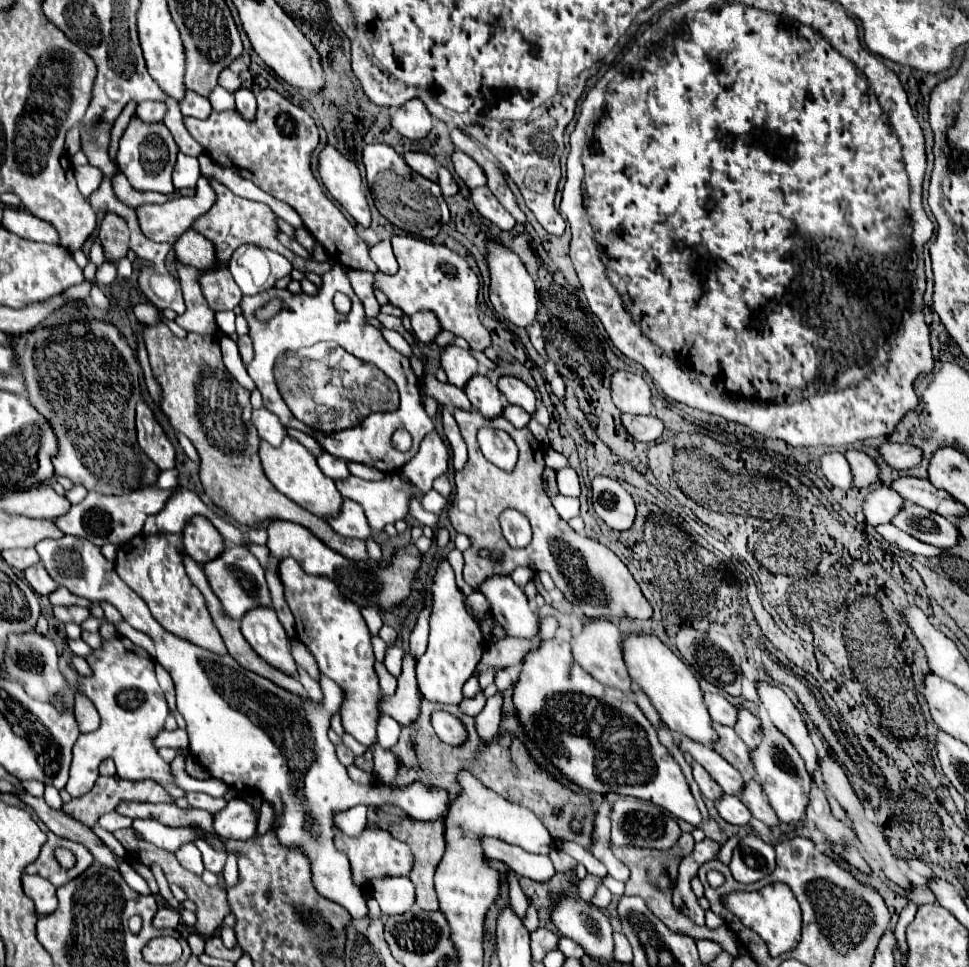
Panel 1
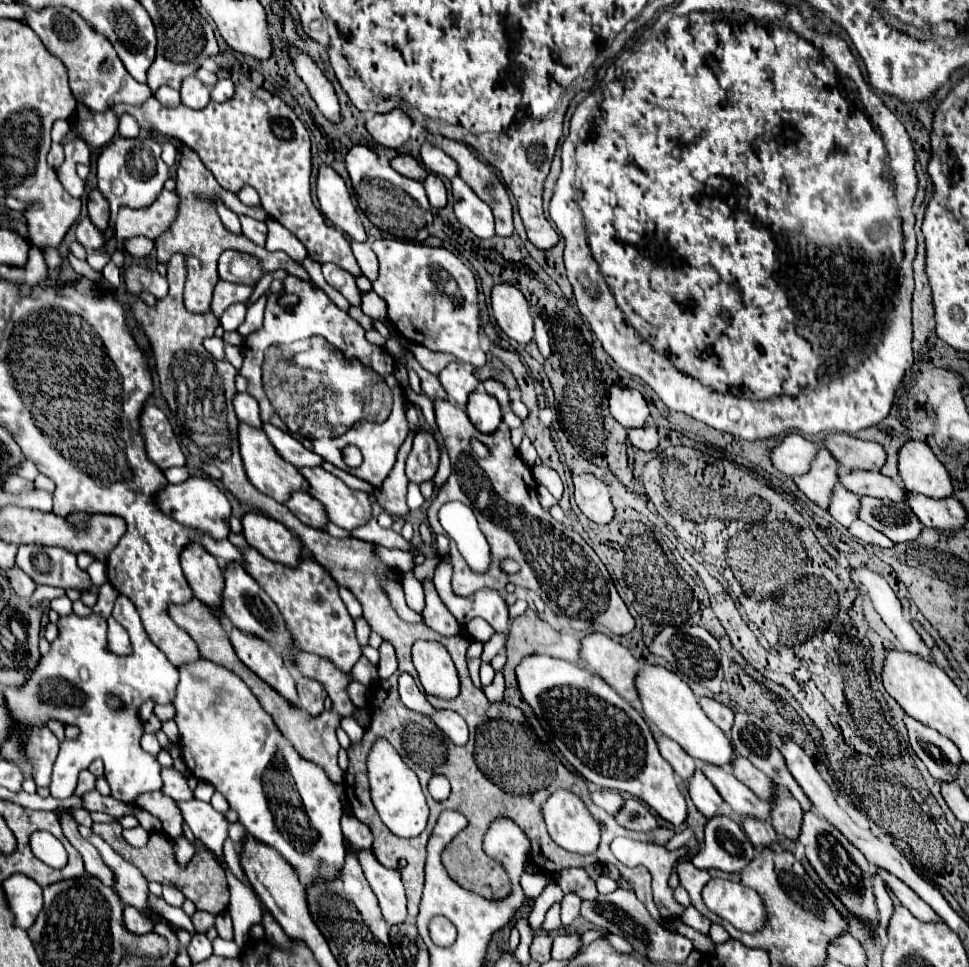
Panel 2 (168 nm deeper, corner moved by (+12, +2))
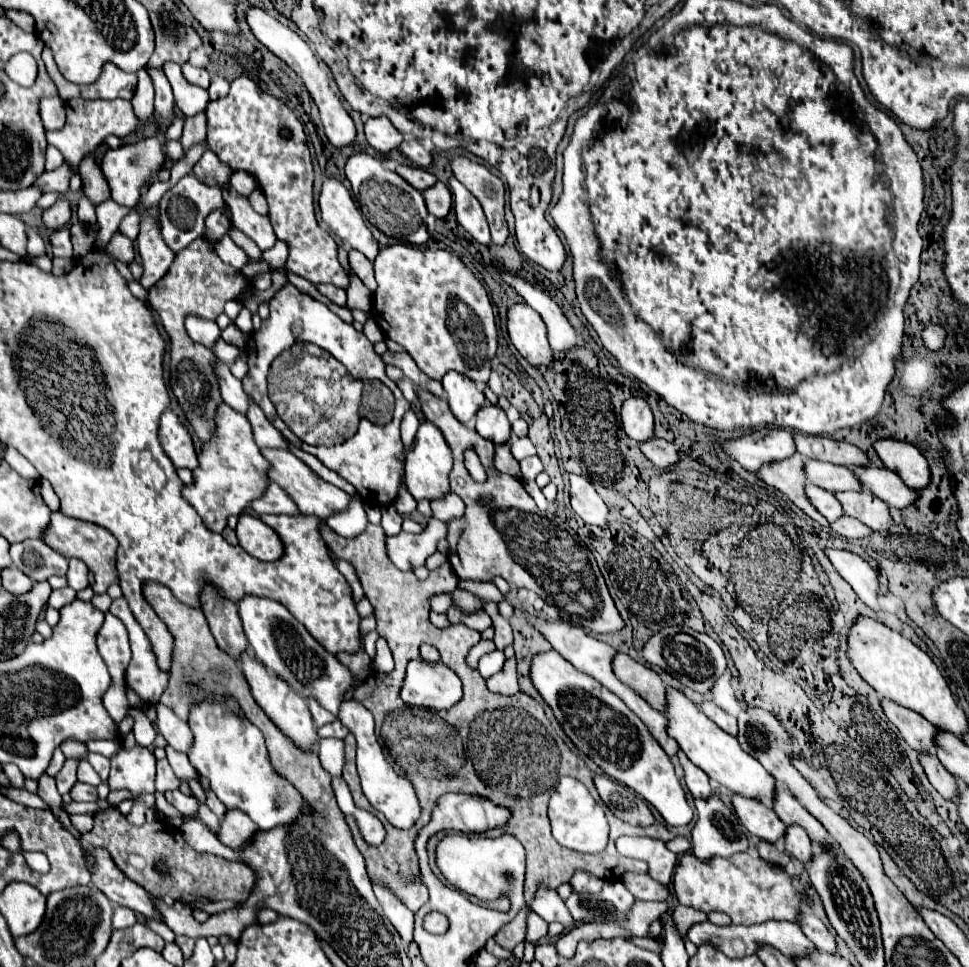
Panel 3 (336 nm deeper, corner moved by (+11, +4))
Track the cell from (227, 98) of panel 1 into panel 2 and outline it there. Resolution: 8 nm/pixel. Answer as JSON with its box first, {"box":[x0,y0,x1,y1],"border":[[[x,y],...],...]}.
{"box":[180,77,212,109],"border":[[[186,77],[184,79],[180,95],[182,95],[184,105],[192,107],[192,109],[202,109],[212,99],[210,97],[210,89],[200,79],[196,79],[196,77]]]}

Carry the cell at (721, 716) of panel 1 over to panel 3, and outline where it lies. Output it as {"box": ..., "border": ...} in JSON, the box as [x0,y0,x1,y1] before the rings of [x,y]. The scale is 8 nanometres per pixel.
{"box":[701,701,737,735],"border":[[[703,701],[701,703],[701,711],[713,721],[717,723],[725,733],[729,735],[737,735],[737,719],[725,711],[721,711],[717,705],[713,705],[711,701]]]}

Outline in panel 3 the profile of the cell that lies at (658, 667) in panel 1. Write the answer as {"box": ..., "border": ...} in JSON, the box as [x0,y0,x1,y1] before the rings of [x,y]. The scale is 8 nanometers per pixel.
{"box":[667,689,775,805],"border":[[[677,689],[667,691],[667,721],[669,721],[669,735],[679,743],[681,751],[697,765],[701,767],[711,779],[715,779],[719,785],[727,787],[735,795],[743,795],[749,799],[757,799],[765,805],[773,803],[775,797],[775,779],[771,773],[765,771],[765,767],[755,761],[755,757],[749,757],[739,745],[739,741],[719,729],[705,713],[701,713],[683,693]]]}

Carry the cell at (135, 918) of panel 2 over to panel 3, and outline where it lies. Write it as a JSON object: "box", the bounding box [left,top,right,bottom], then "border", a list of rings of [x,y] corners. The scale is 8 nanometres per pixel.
{"box":[113,907,137,929],"border":[[[115,907],[115,913],[113,913],[113,929],[125,929],[125,927],[131,927],[137,923],[137,917],[131,909],[127,907]]]}

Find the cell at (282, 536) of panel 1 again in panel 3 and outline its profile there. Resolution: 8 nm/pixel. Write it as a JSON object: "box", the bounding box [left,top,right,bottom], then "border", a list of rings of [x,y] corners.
{"box":[237,513,283,561],"border":[[[243,513],[237,523],[239,545],[259,561],[277,561],[283,553],[283,543],[279,535],[265,525],[257,515]]]}

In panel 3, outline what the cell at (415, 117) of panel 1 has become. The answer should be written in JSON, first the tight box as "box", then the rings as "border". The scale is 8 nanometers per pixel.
{"box":[365,117,403,153],"border":[[[387,117],[367,119],[365,121],[365,137],[367,137],[369,145],[381,153],[389,153],[403,141],[403,135],[391,125],[391,121]]]}

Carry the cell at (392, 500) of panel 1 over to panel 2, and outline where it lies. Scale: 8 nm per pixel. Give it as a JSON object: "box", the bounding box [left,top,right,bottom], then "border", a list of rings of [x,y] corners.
{"box":[300,467,372,531],"border":[[[306,467],[300,469],[300,473],[310,481],[308,493],[326,507],[334,525],[352,531],[372,519],[372,503],[368,493],[350,489],[342,479],[322,467]]]}

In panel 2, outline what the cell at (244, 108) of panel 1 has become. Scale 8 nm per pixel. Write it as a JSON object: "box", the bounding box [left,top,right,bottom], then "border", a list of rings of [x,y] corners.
{"box":[212,79,236,103],"border":[[[220,79],[220,81],[212,87],[212,101],[218,101],[218,103],[228,101],[228,99],[232,99],[234,91],[236,91],[236,87],[234,87],[234,83],[232,83],[230,79]]]}

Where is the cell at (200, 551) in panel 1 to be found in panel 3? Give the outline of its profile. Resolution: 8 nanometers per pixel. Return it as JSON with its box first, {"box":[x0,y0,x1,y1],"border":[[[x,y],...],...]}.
{"box":[201,589,249,661],"border":[[[205,589],[201,595],[203,613],[207,617],[207,623],[211,627],[211,633],[219,645],[221,651],[231,655],[235,661],[247,651],[249,643],[241,627],[239,611],[233,601],[227,601],[219,595],[217,589]]]}

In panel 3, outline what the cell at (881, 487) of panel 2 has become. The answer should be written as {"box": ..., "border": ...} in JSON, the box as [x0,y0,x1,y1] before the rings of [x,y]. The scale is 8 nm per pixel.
{"box":[803,459,863,491],"border":[[[803,459],[803,471],[809,483],[827,491],[861,491],[863,489],[857,477],[851,473],[851,469],[841,465]]]}

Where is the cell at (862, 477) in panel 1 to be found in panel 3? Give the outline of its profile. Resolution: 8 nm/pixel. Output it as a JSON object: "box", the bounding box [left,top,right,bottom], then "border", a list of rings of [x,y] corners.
{"box":[753,453,817,517],"border":[[[795,453],[793,457],[785,459],[785,461],[773,461],[769,465],[763,465],[761,469],[753,471],[753,475],[757,479],[761,479],[763,483],[775,487],[777,491],[781,491],[793,505],[797,505],[807,517],[817,517],[817,509],[809,503],[809,499],[805,497],[805,473],[803,473],[803,457],[799,453]]]}

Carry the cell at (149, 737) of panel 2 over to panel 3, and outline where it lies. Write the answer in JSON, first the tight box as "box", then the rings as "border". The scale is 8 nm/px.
{"box":[129,707,155,747],"border":[[[131,707],[129,715],[135,719],[135,723],[133,723],[133,735],[137,739],[137,745],[149,747],[155,741],[155,729],[153,729],[149,717],[141,709],[137,709],[137,707]]]}

